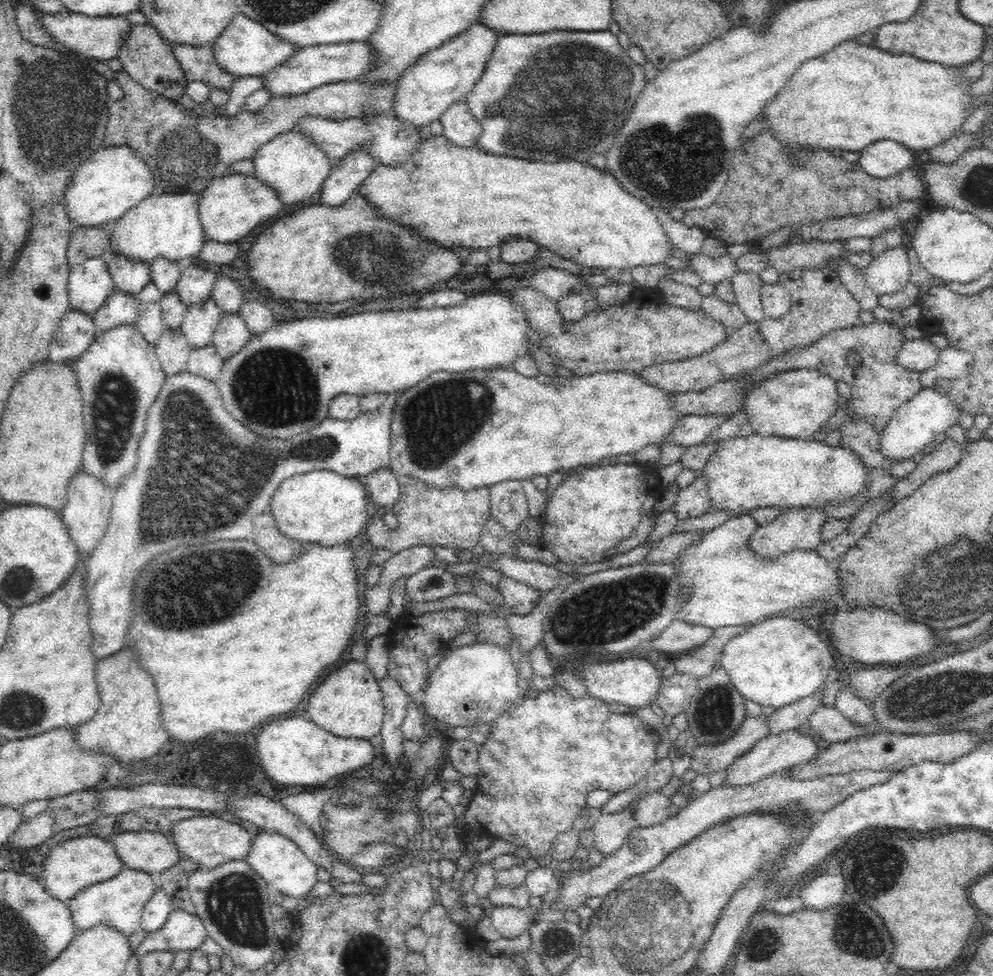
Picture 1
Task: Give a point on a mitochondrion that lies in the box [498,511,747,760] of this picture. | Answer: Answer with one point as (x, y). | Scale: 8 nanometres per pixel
(598, 616)

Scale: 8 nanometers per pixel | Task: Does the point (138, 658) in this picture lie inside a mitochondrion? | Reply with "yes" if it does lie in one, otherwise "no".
no

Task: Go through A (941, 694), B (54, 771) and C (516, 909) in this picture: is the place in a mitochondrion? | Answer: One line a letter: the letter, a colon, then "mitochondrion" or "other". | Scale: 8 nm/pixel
A: mitochondrion
B: other
C: other

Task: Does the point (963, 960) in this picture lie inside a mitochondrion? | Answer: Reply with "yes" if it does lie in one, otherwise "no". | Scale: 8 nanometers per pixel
no

